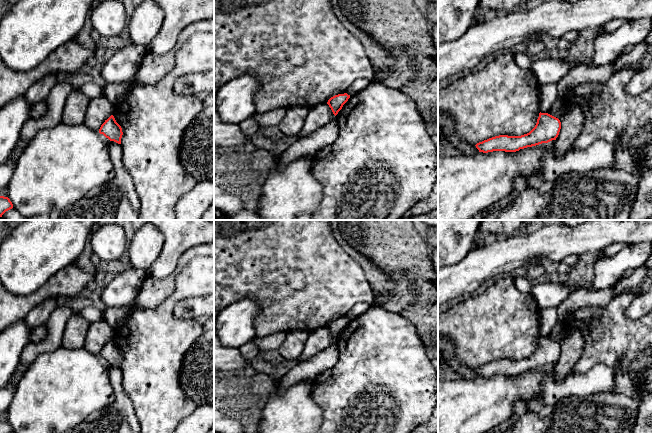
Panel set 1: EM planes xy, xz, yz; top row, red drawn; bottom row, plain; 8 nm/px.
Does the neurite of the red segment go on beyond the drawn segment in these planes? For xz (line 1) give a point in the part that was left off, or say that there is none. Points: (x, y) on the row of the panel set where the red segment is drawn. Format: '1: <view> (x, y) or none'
1: none

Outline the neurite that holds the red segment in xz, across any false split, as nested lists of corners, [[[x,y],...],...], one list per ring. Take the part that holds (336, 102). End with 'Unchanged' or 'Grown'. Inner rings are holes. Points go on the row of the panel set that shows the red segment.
[[[347,93],[344,94],[338,94],[333,97],[331,97],[327,104],[331,108],[333,114],[336,116],[338,112],[342,109],[343,105],[348,101],[350,98],[350,95]]]. Unchanged

